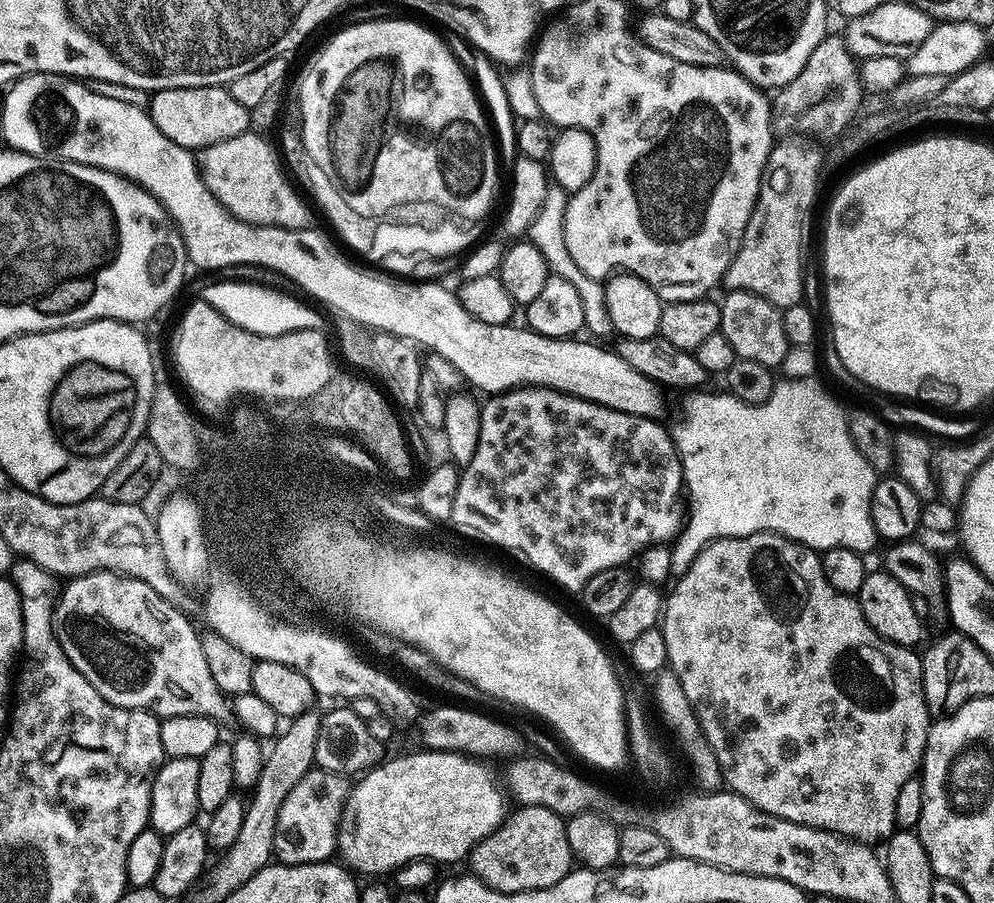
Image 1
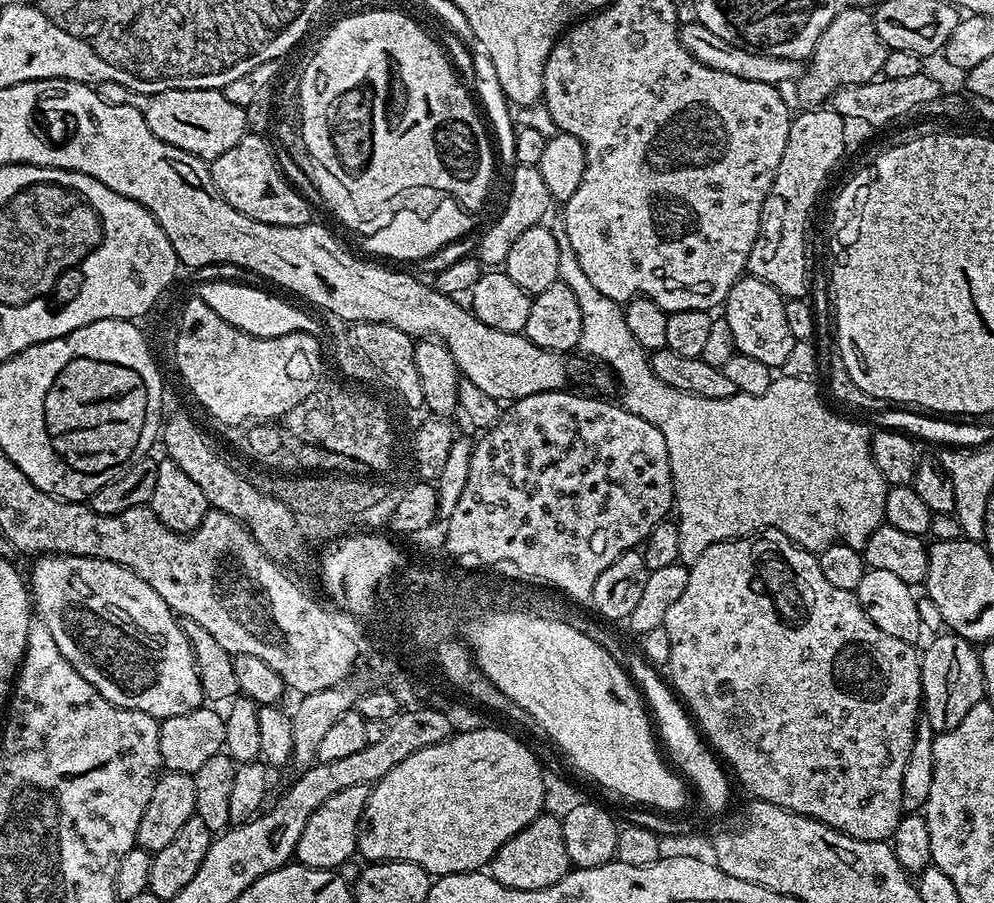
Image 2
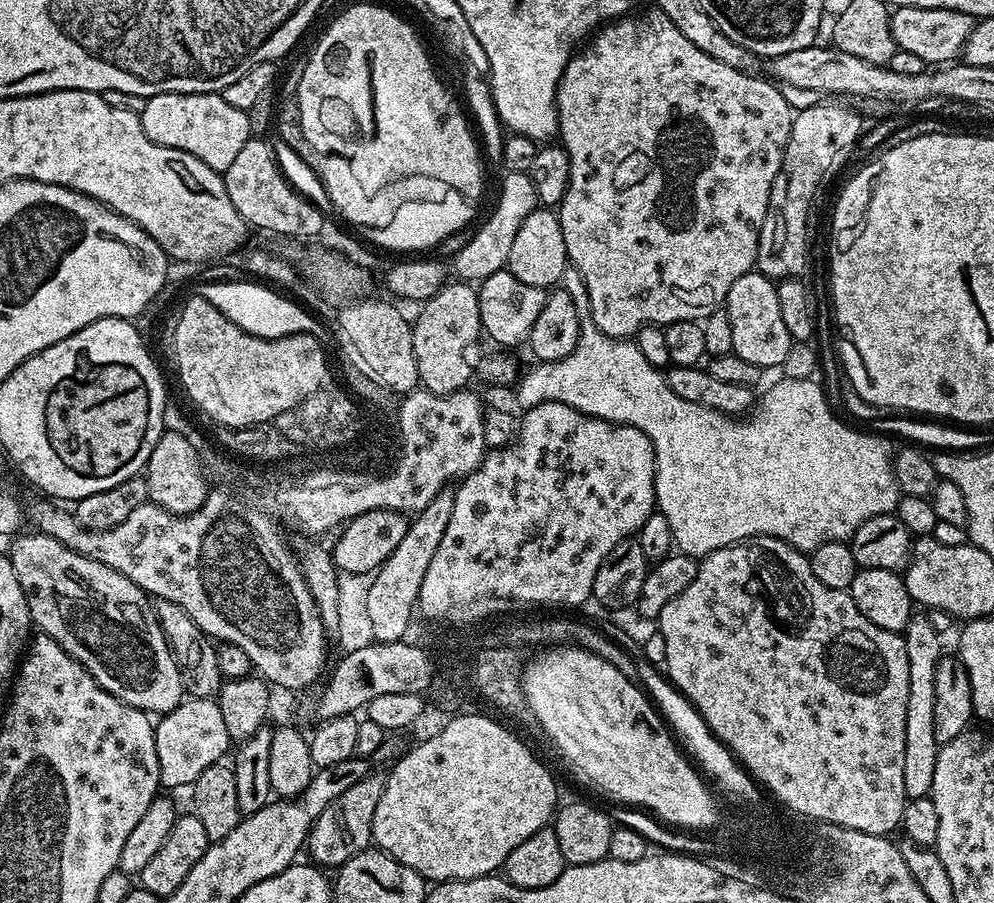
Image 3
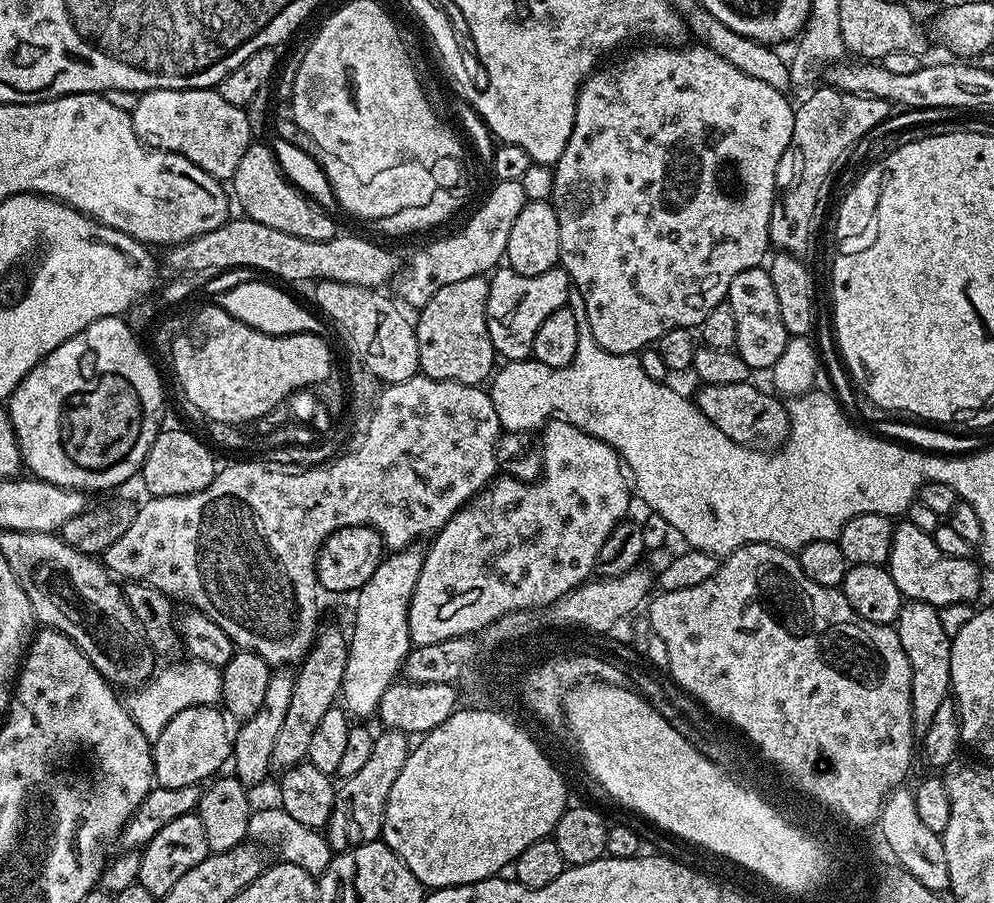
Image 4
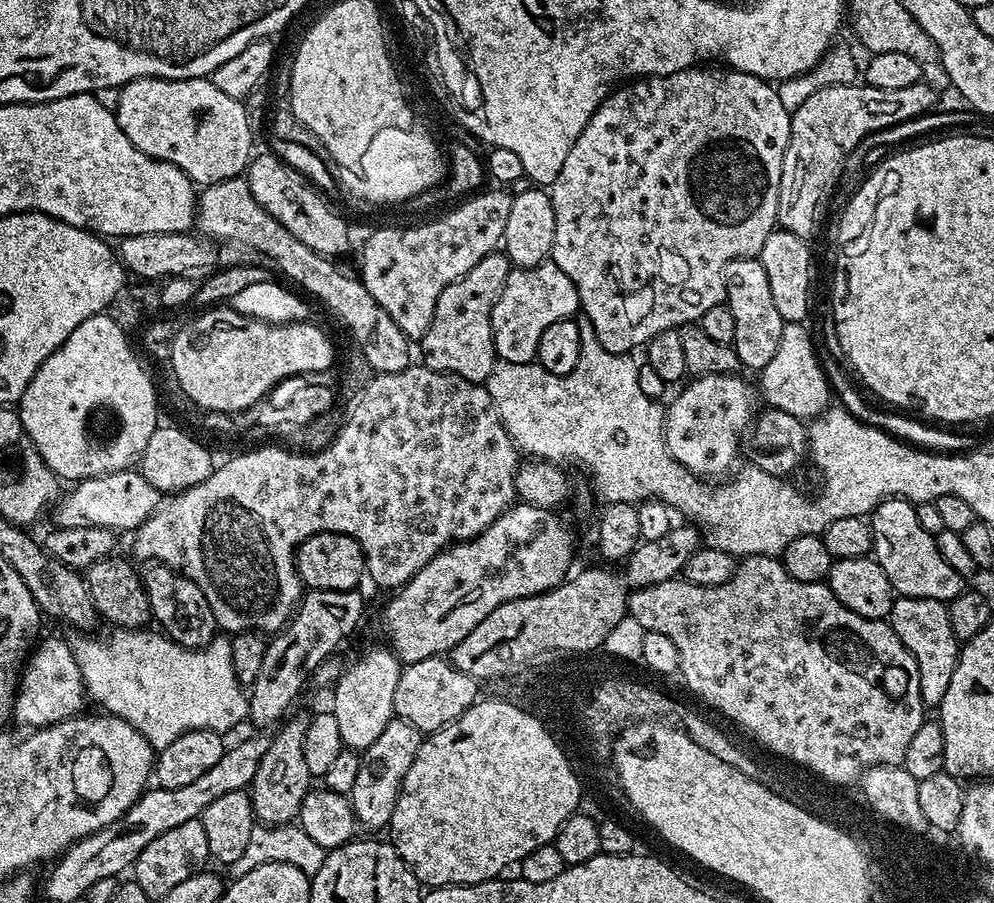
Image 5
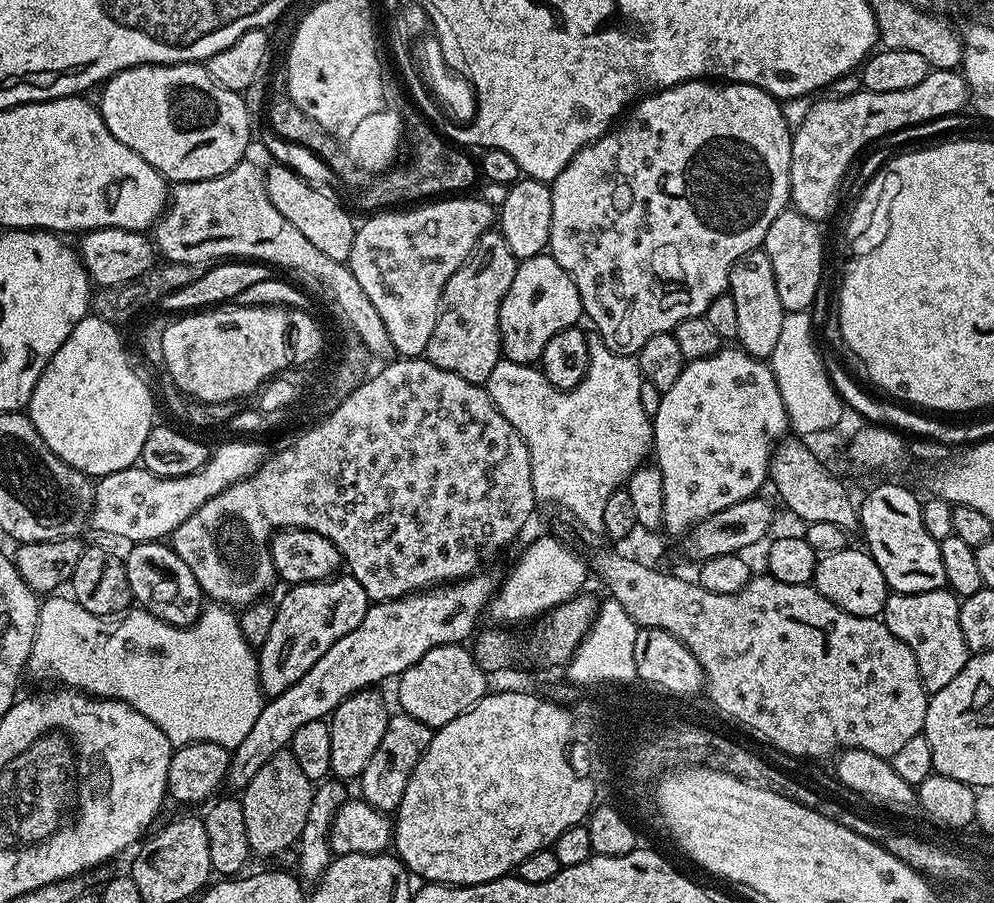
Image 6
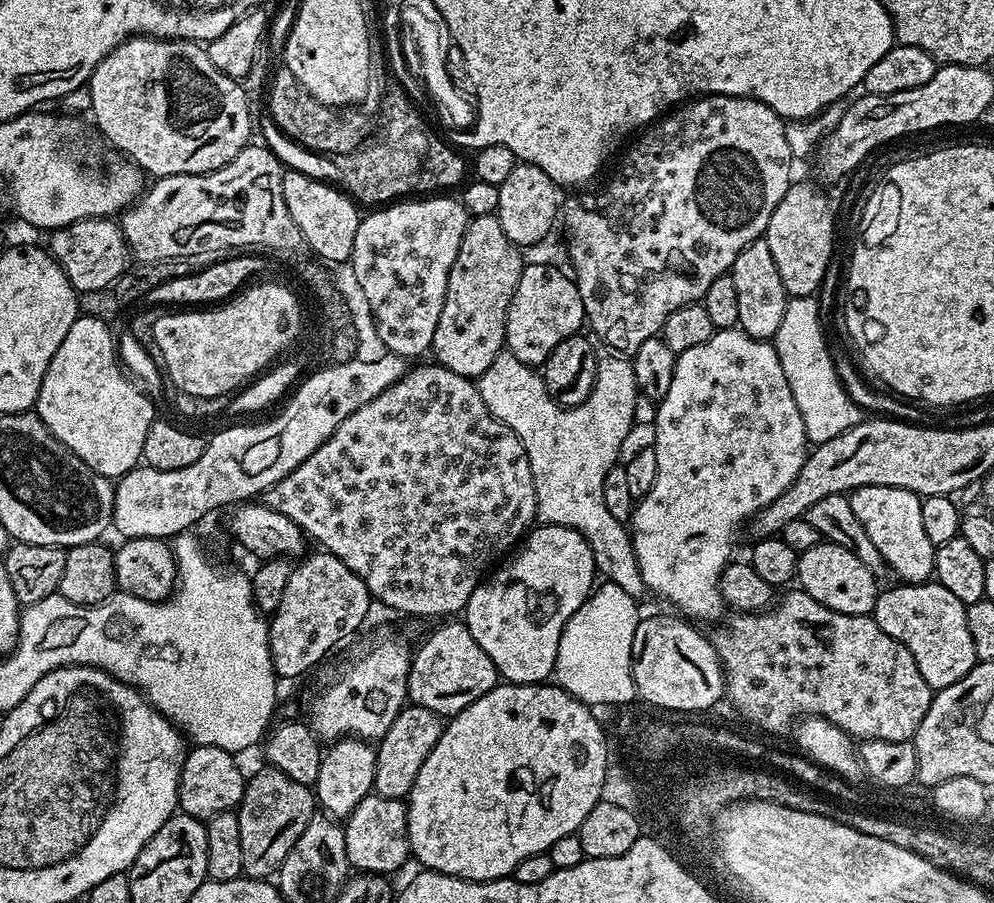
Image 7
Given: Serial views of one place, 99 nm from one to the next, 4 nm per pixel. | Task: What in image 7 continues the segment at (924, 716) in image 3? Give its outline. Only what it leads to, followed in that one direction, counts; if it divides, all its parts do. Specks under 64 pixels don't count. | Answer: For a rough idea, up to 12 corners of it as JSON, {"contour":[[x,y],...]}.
{"contour":[[938,582],[897,583],[871,617],[928,685],[977,664],[967,607]]}

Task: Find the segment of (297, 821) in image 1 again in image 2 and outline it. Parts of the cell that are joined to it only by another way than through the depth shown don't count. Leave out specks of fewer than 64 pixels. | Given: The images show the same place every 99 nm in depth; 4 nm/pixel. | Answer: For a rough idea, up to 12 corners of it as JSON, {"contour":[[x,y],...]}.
{"contour":[[369,785],[330,794],[306,822],[295,859],[339,869],[357,855]]}

